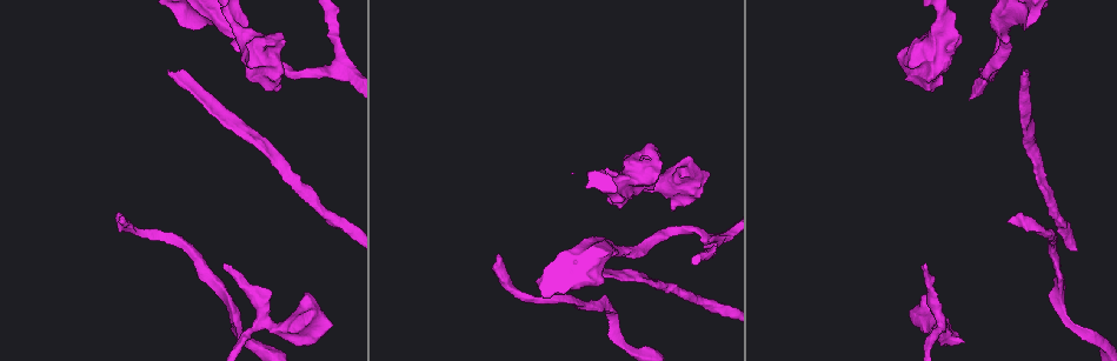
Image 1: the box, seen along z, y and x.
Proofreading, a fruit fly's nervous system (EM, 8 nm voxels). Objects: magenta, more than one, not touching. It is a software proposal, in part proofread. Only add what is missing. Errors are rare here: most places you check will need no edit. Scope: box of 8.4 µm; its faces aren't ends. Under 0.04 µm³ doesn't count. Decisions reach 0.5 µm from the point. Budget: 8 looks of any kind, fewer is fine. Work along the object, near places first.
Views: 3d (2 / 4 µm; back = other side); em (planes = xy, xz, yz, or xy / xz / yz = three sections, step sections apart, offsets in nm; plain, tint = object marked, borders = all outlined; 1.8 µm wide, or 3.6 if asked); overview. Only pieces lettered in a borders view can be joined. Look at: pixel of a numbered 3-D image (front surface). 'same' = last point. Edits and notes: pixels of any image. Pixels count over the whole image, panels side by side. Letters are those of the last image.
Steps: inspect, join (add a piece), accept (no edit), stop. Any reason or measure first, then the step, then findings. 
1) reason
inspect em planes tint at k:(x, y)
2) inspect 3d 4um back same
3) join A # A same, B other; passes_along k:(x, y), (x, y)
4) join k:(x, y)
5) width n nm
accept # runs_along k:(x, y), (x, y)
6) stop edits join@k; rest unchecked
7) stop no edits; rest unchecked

free end
inspect em planes borders at 1:(1008, 222)

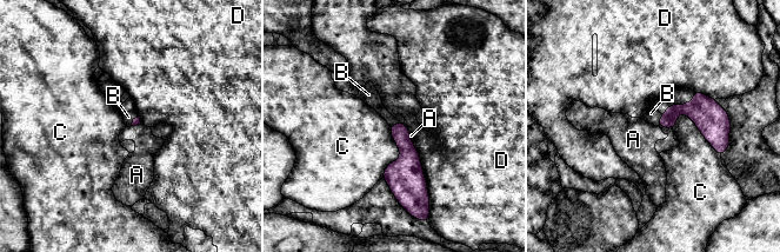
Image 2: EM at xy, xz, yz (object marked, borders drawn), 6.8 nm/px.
join B # A other, B same, C other, D other; passes_along 2:(694, 110), (660, 120), (653, 117); it goes on there

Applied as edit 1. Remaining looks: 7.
tapers out
inspect 3d 2um back at 1:(926, 268)

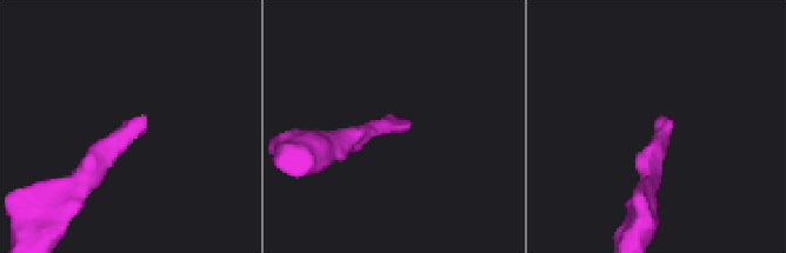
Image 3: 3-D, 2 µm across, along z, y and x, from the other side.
inspect em 3.6um xy step 16 borders at 3:(412, 124)

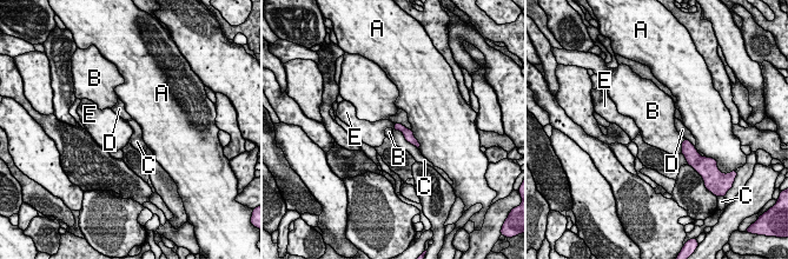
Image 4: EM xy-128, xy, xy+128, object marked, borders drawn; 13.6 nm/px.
longest_contact C 480 nm
accept # A other, B other, C other, D other, E other; border 4:(686, 139), (682, 143), (681, 152); none of them fits

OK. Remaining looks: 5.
an open end
inspect 3d 4um at 1:(169, 73)

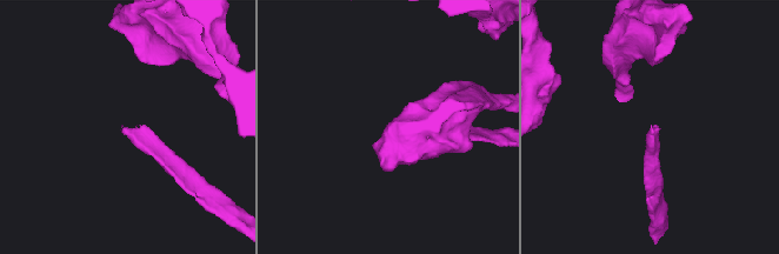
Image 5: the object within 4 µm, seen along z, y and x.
need the tissue
inspect em 3.6um planes plain at 5:(123, 128)

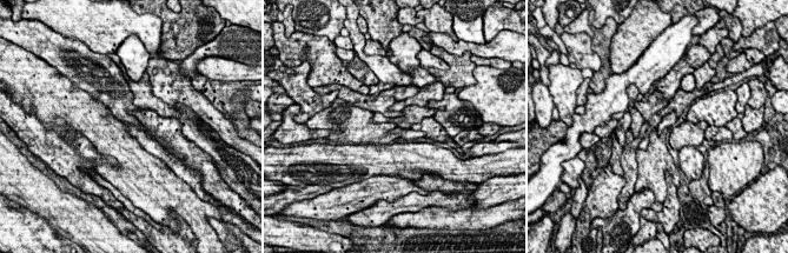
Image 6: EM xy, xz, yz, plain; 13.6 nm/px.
what lies round it
inspect em 3.6um planes borders same

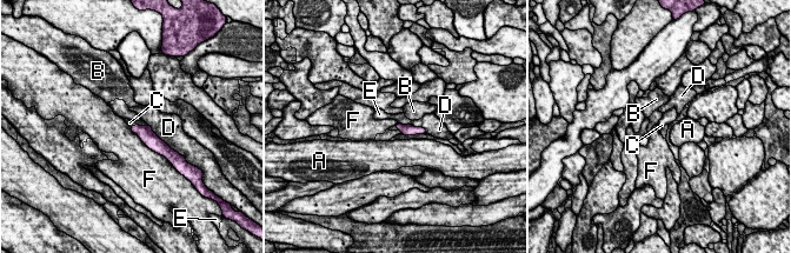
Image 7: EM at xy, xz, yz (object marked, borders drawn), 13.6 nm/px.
longest_contact F 460 nm
join C # A other, B other, C same, D other, E other, F other; passes_along 7:(148, 138), (138, 125), (130, 122); it goes on there

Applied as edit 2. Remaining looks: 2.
stop edits join@2, join@7; rest unchecked

